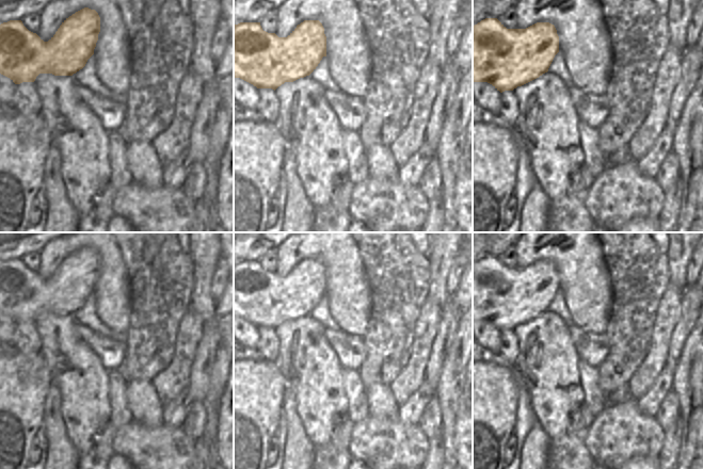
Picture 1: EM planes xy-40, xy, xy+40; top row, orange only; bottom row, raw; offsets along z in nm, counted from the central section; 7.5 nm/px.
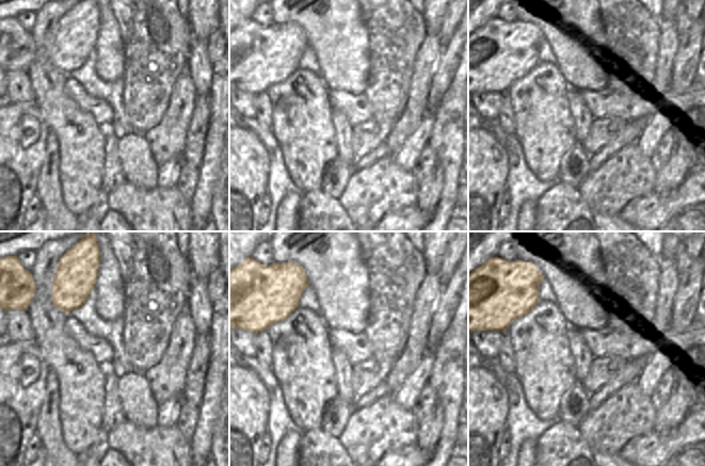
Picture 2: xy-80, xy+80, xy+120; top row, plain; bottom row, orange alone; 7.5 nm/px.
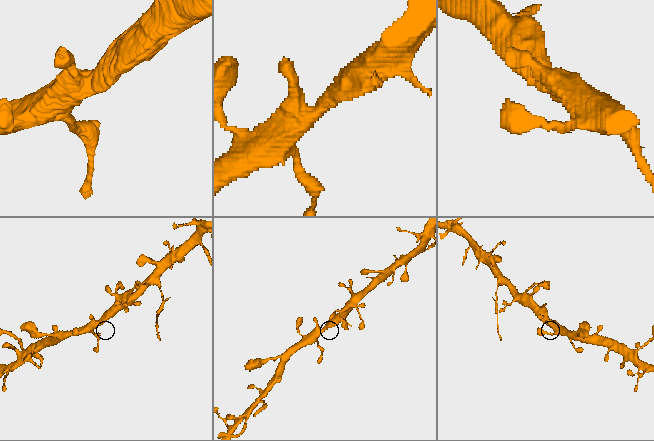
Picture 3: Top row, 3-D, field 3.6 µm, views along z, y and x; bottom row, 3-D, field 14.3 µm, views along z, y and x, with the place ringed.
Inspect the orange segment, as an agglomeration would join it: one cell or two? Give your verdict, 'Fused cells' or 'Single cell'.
Single cell

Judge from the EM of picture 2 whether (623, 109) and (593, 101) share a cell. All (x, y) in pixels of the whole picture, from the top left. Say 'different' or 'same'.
same

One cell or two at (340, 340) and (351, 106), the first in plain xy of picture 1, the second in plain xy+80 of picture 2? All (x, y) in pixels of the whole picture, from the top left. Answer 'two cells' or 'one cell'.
one cell

